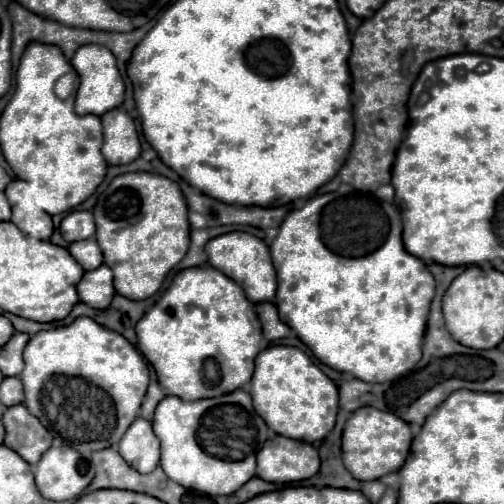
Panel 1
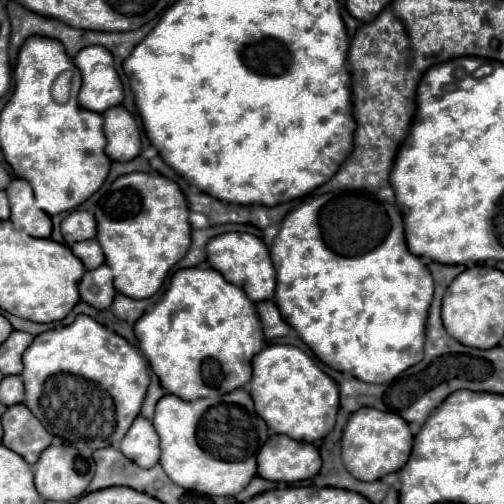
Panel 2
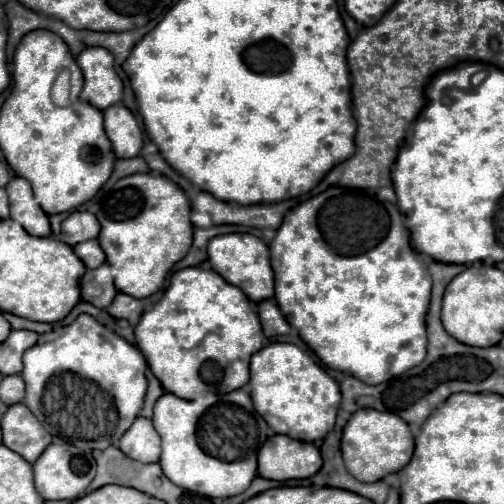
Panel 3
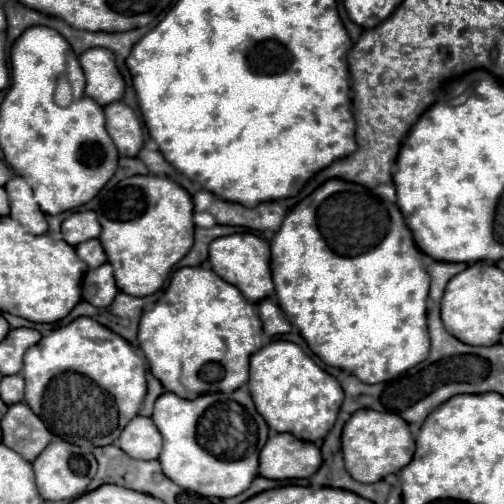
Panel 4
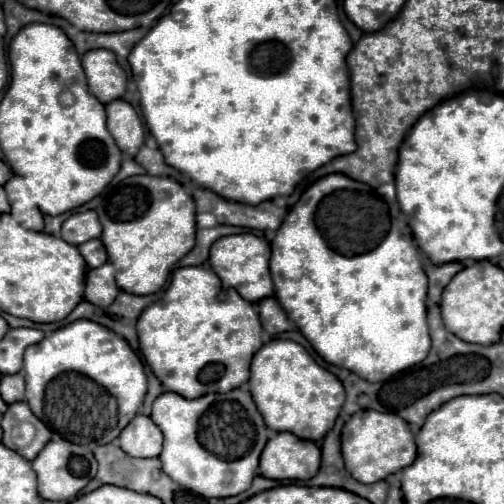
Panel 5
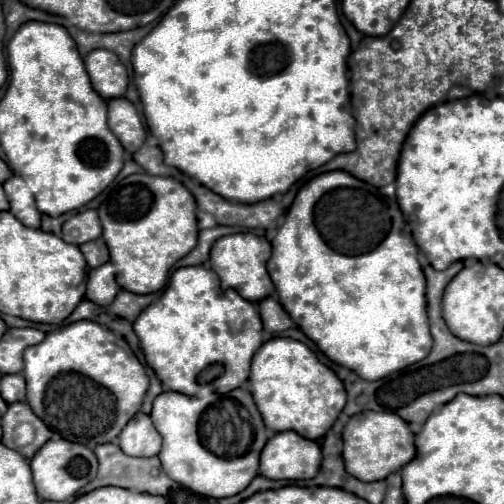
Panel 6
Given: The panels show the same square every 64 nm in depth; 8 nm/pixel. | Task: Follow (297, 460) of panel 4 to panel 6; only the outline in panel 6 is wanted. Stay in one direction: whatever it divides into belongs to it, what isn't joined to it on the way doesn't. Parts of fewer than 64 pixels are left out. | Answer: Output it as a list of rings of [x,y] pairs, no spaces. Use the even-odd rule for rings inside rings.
[[[280,432],[268,440],[260,456],[260,474],[272,480],[310,480],[320,468],[320,446],[296,432]]]

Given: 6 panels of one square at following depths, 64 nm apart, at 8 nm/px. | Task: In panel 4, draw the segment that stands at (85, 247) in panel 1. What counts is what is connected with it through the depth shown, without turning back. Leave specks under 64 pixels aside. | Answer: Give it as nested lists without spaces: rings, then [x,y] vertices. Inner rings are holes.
[[[88,240],[88,242],[84,242],[84,244],[78,244],[78,246],[76,246],[76,252],[78,252],[78,256],[88,264],[88,268],[98,268],[100,264],[106,262],[104,248],[100,246],[98,240]]]

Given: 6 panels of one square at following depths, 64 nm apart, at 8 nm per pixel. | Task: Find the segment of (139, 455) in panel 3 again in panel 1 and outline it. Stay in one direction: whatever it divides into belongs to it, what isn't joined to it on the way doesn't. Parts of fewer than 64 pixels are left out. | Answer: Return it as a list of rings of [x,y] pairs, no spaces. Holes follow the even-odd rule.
[[[136,418],[132,428],[122,436],[118,452],[136,472],[150,474],[160,462],[160,440],[152,432],[152,424],[144,418]]]

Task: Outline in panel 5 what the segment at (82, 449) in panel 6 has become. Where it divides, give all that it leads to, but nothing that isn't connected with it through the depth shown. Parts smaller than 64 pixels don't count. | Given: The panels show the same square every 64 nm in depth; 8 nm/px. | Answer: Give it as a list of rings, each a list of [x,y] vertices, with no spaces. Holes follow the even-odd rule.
[[[54,438],[42,448],[36,460],[32,460],[32,468],[38,476],[38,494],[44,500],[70,500],[96,476],[96,466],[96,458],[88,448]]]

